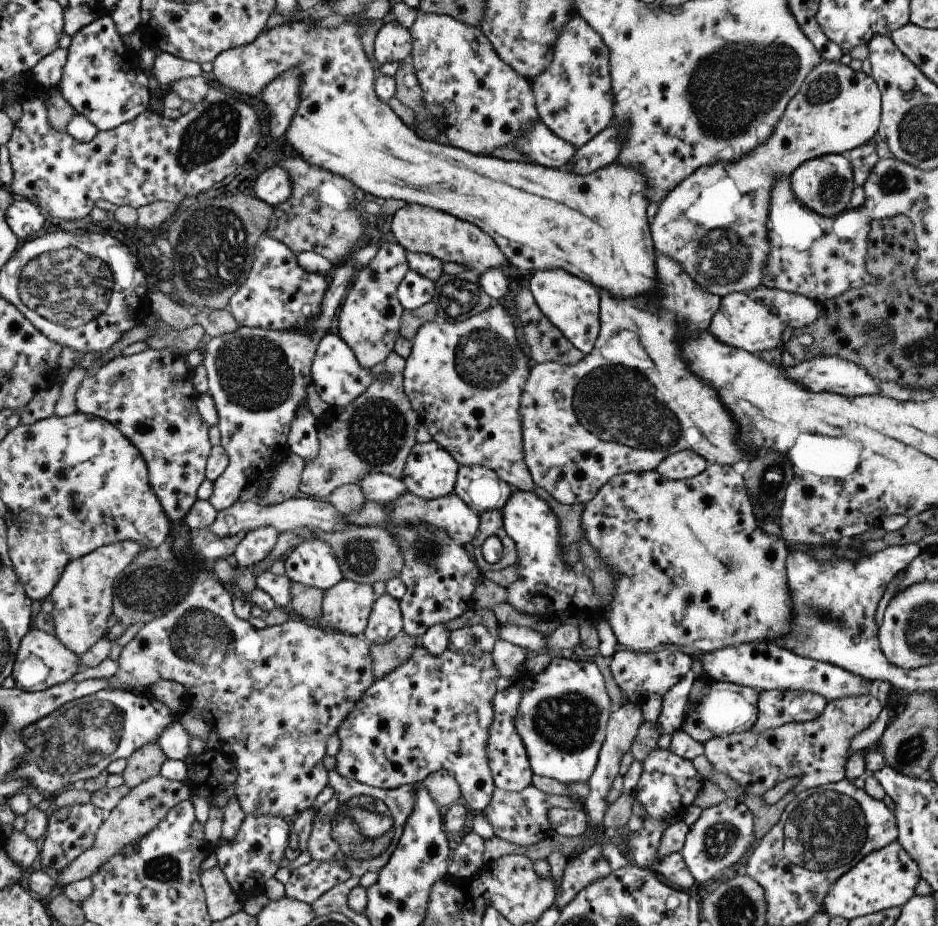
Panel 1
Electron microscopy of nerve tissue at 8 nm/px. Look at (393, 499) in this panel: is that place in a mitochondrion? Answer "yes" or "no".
no

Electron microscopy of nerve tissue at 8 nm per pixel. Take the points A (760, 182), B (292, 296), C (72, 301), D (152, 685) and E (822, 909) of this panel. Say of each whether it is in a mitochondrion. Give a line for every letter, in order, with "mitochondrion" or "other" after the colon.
A: other
B: other
C: mitochondrion
D: other
E: other

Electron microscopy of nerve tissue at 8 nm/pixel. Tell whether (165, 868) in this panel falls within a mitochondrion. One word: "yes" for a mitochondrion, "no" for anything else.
yes

